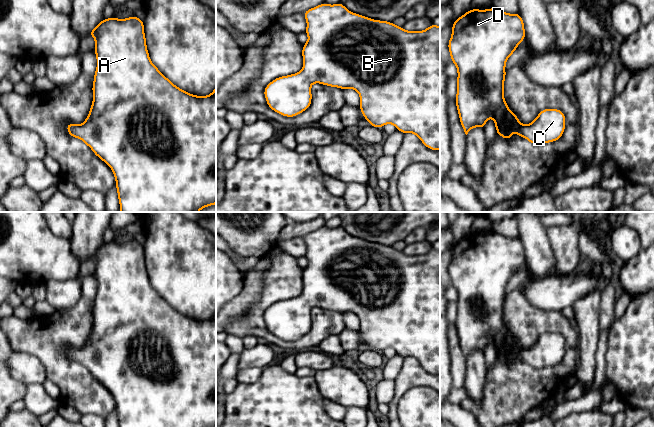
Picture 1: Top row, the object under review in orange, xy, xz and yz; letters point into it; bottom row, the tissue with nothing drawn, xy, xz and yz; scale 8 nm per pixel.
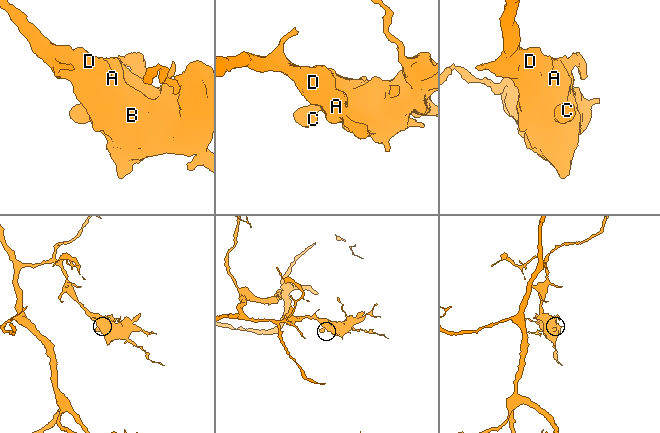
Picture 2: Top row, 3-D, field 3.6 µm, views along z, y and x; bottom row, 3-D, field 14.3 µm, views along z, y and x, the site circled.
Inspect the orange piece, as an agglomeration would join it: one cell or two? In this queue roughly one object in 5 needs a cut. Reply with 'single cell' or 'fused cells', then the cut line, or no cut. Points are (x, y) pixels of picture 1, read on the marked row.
single cell; no cut

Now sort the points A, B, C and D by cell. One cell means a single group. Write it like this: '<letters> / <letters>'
A B C D

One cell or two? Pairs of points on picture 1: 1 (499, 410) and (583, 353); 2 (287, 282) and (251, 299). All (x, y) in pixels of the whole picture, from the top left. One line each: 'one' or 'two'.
1: two
2: two

